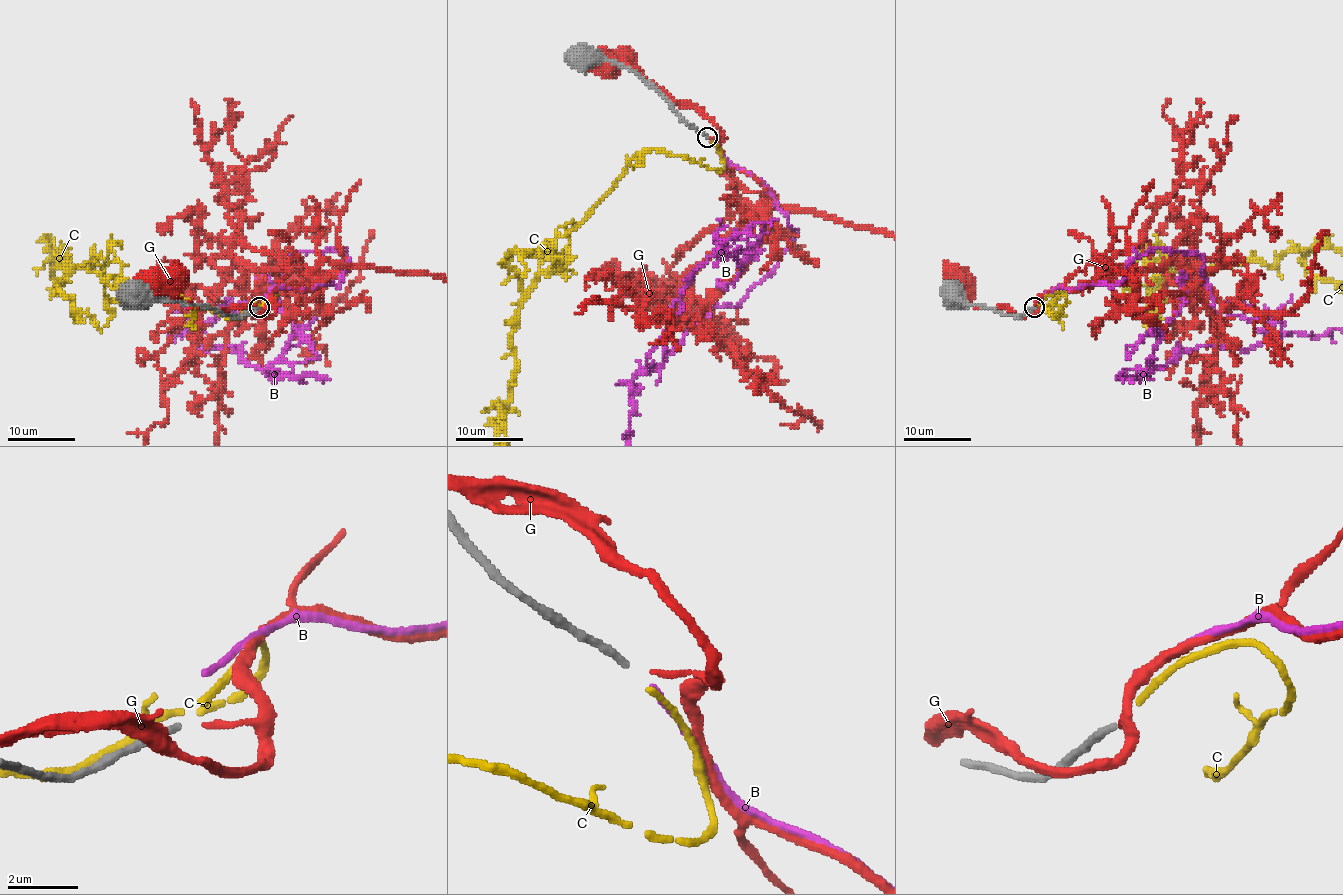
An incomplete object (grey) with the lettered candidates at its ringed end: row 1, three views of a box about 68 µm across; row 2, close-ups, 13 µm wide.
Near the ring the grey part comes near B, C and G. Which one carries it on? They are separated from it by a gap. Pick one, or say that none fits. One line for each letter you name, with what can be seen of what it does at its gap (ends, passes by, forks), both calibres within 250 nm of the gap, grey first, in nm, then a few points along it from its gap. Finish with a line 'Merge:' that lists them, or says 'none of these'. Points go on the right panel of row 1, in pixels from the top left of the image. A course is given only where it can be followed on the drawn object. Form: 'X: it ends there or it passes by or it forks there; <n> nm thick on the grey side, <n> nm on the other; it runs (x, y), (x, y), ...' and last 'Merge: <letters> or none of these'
Merge: none of these

